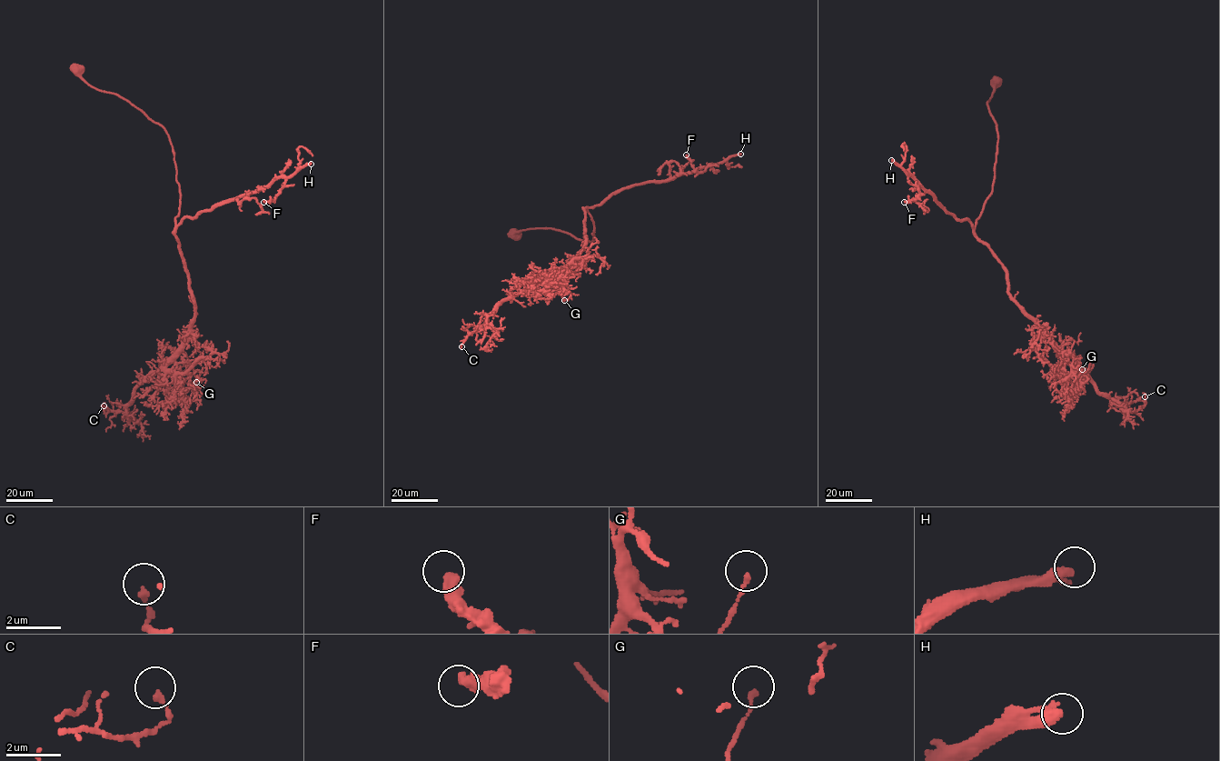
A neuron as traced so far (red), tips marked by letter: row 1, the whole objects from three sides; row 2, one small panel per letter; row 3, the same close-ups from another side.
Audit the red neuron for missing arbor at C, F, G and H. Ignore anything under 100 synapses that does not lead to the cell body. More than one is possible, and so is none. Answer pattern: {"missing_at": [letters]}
{"missing_at": ["H"]}

